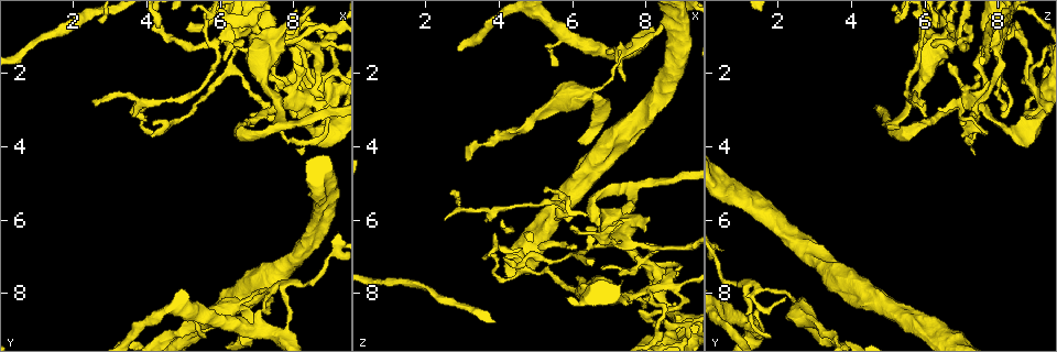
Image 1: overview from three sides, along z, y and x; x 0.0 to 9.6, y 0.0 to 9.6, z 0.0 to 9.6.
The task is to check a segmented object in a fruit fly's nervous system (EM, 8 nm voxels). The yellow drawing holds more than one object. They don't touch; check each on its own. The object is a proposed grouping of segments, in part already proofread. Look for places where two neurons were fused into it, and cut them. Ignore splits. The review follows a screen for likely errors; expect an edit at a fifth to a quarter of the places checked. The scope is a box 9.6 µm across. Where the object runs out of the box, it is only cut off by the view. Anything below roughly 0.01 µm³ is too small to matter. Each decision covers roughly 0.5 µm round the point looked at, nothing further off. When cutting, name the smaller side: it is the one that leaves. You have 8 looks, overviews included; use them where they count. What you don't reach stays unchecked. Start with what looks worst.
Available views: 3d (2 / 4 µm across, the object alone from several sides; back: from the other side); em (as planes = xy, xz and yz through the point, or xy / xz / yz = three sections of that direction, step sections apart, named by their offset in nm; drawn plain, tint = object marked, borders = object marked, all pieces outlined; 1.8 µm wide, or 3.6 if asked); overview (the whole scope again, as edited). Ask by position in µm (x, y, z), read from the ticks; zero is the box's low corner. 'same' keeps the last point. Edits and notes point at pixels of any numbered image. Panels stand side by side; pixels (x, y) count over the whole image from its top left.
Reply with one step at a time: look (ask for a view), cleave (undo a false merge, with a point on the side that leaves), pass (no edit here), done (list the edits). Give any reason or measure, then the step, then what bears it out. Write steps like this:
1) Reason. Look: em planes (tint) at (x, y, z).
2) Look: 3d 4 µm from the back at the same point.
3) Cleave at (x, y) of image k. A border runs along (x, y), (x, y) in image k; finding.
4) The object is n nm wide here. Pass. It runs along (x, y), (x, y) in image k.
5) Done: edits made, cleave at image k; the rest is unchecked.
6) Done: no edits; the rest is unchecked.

Sharp bend. Look: 3d 4 µm at (8.40, 2.80, 7.45).

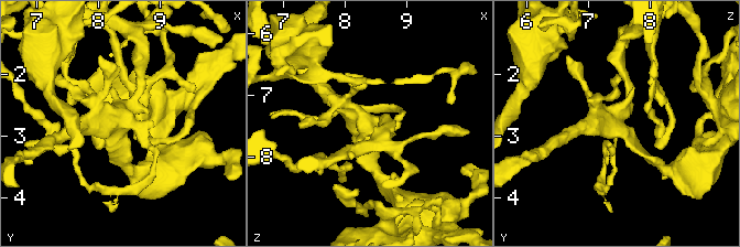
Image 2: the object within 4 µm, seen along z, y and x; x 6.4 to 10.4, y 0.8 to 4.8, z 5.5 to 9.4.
Now the EM. Look: em xz step 8 (tint) at (8.40, 2.80, 7.55).

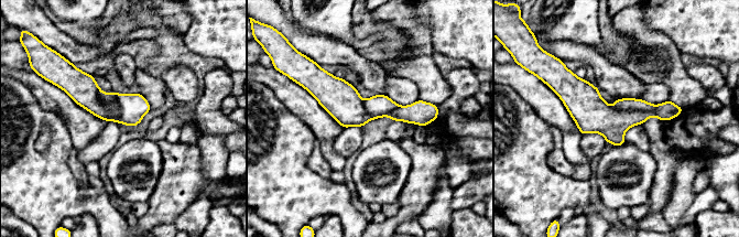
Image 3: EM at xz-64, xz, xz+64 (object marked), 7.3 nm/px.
Cleave at (626, 104) of image 3. A border runs along (656, 105), (649, 110), (618, 110) in image 3; a second neuron is stuck on.

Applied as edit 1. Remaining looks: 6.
See it whole again. Look: overview.

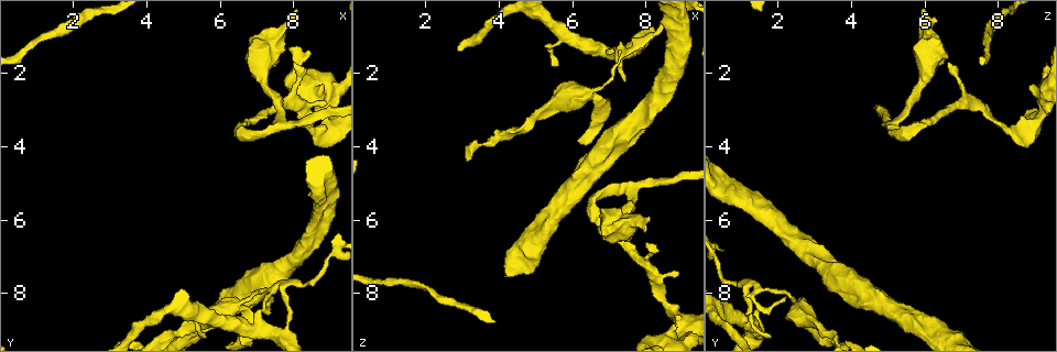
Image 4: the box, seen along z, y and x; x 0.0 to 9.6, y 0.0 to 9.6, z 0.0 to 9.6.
Arms part here. Look: 3d 2 µm at (5.85, 8.75, 0.95).

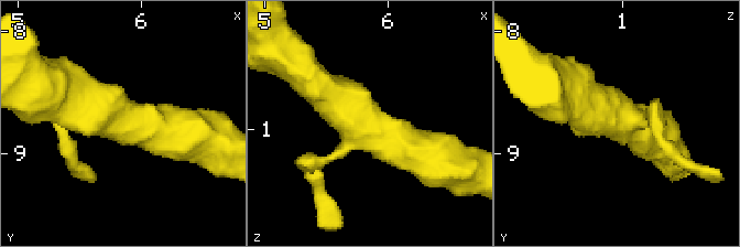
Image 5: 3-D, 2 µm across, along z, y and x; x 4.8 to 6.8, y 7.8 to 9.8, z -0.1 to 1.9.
Shape alone is not enough. Look: em xy step 8 (tint) at (5.78, 8.72, 0.98).

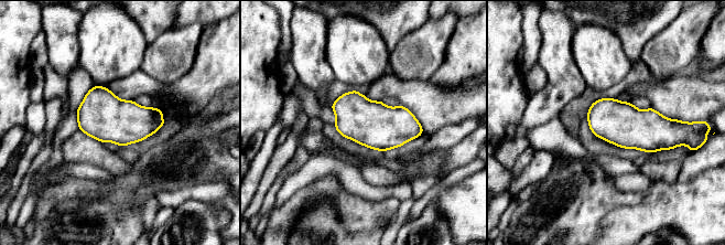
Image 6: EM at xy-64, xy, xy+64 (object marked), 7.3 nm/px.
Look: em xz step 4 (tint) at the same point.

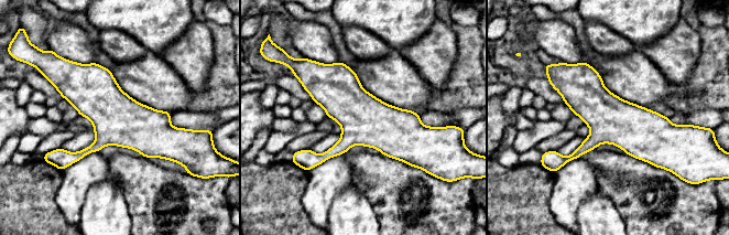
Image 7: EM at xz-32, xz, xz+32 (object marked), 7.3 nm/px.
Pass. It runs along (60, 87), (182, 131) in image 7; all the same neuron.

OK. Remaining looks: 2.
Done: edits made, cleave at image 3; the rest is unchecked.

